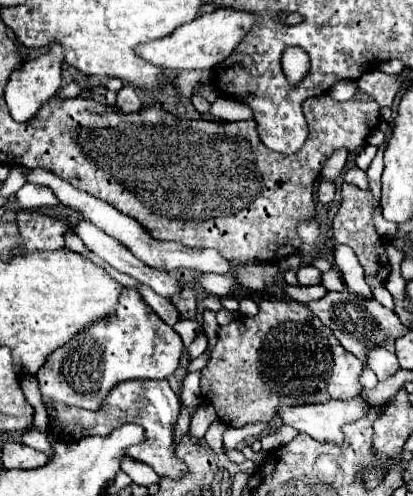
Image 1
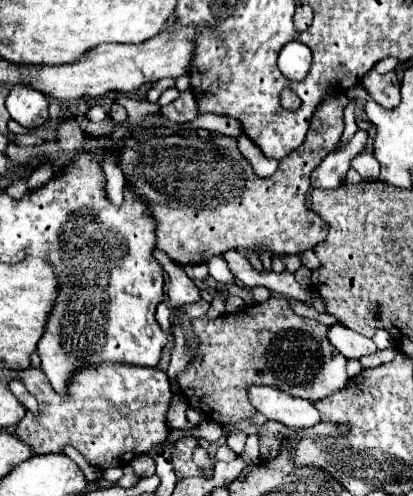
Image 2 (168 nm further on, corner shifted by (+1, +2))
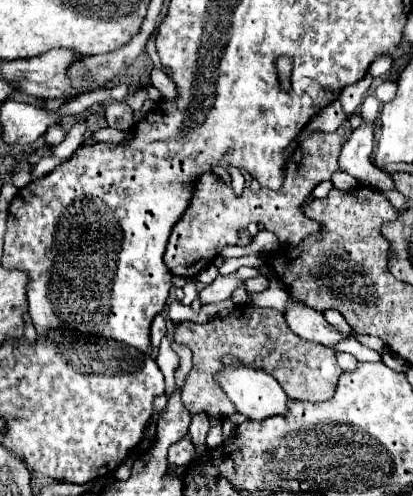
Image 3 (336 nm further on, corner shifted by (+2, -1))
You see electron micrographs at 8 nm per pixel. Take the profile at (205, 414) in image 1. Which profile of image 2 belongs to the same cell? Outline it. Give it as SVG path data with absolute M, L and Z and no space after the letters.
M181 438L171 456L173 456L173 466L175 466L175 474L177 478L185 478L185 476L201 476L201 472L197 470L197 466L193 464L193 450L195 446L199 446L199 440L197 438Z

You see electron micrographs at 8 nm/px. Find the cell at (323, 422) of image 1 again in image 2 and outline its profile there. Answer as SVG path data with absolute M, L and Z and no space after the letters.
M247 386L249 402L267 420L277 420L289 428L309 428L319 424L319 414L309 400L285 394L273 386Z

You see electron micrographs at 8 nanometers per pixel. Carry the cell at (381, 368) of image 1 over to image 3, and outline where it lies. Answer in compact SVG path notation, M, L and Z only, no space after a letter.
M288 301L286 321L288 321L290 329L296 335L300 335L302 339L314 341L314 343L320 343L320 345L328 345L330 349L334 349L340 341L346 339L336 327L332 327L322 317L322 313L318 313L316 309L298 305L294 301Z

